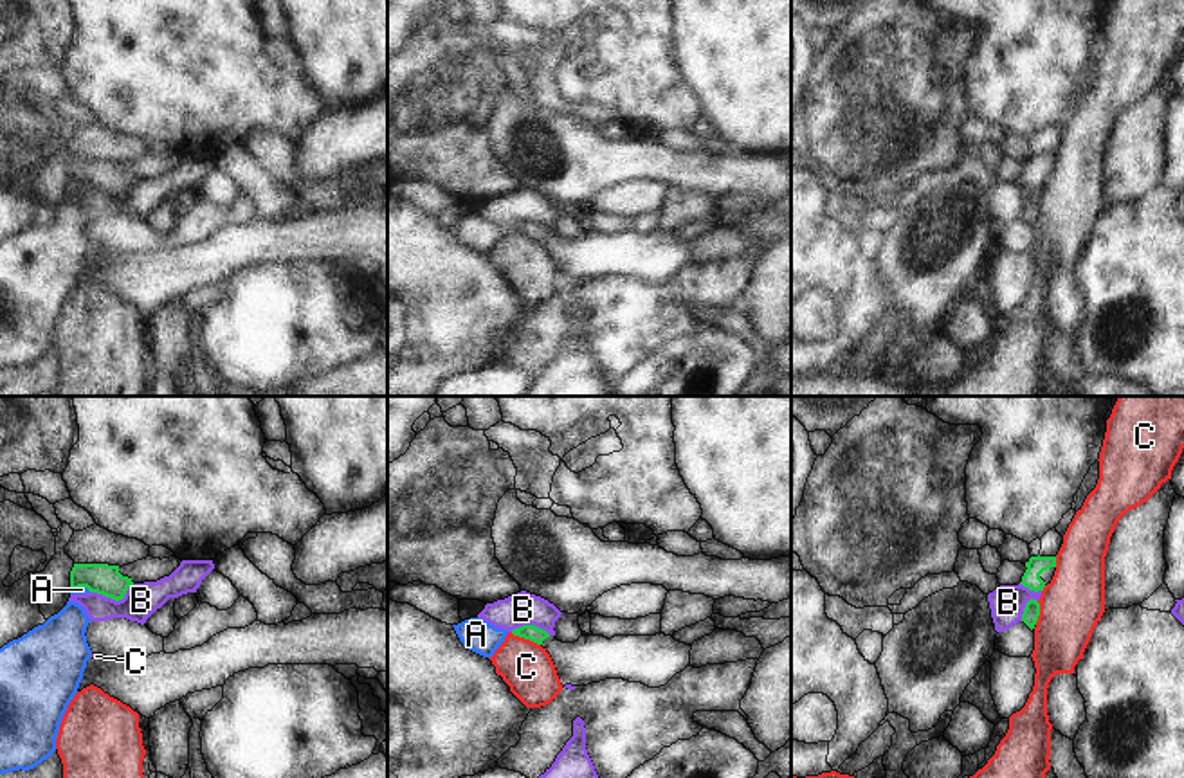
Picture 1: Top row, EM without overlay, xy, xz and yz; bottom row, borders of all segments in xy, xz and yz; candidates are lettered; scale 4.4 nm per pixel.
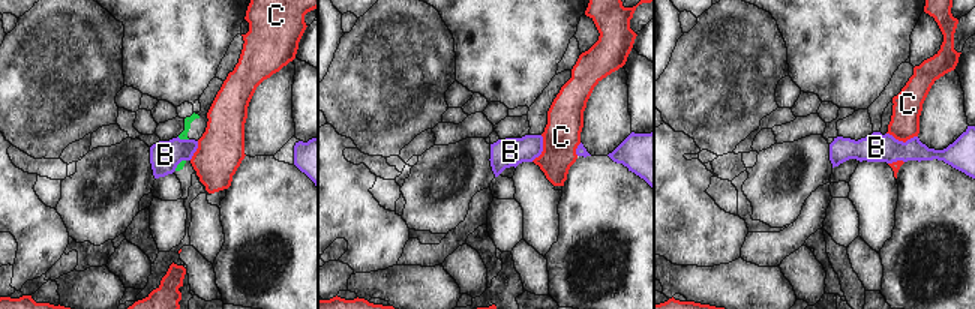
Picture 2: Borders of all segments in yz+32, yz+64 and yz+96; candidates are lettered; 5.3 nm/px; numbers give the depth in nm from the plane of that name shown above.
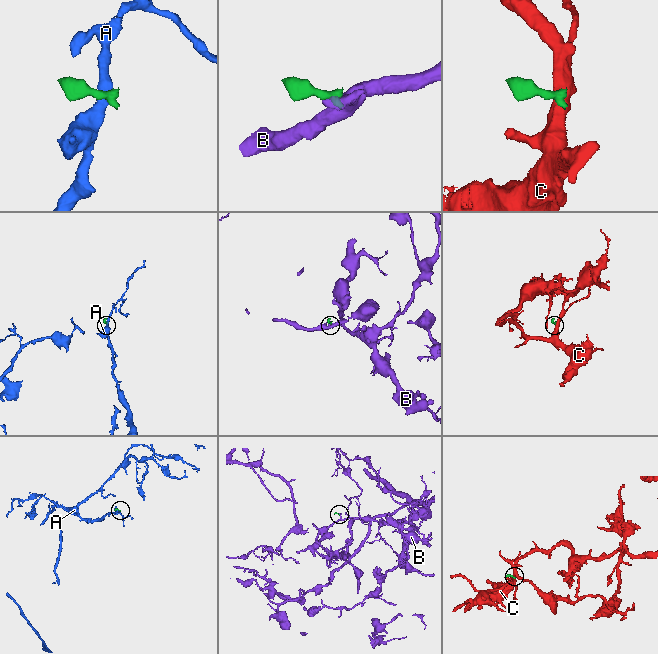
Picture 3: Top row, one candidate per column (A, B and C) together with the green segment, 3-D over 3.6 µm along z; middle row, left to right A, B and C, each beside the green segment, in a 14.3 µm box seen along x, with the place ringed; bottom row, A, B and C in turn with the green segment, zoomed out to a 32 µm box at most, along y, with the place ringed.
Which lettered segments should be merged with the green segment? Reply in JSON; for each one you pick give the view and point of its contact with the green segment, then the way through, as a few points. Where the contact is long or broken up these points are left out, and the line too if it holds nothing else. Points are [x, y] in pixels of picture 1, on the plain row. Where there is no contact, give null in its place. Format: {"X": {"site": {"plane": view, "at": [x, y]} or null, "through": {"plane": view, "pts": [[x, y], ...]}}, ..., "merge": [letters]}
{"merge": []}

